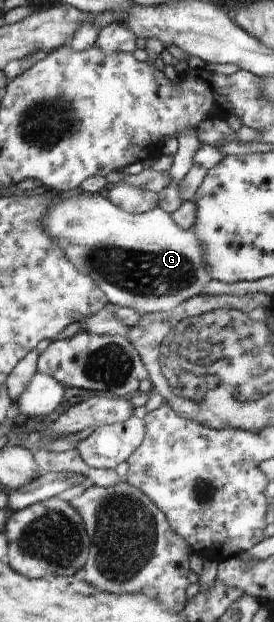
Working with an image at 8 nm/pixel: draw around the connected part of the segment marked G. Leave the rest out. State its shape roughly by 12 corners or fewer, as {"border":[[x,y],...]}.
{"border":[[104,192],[44,231],[116,307],[167,312],[211,283],[199,234]]}

